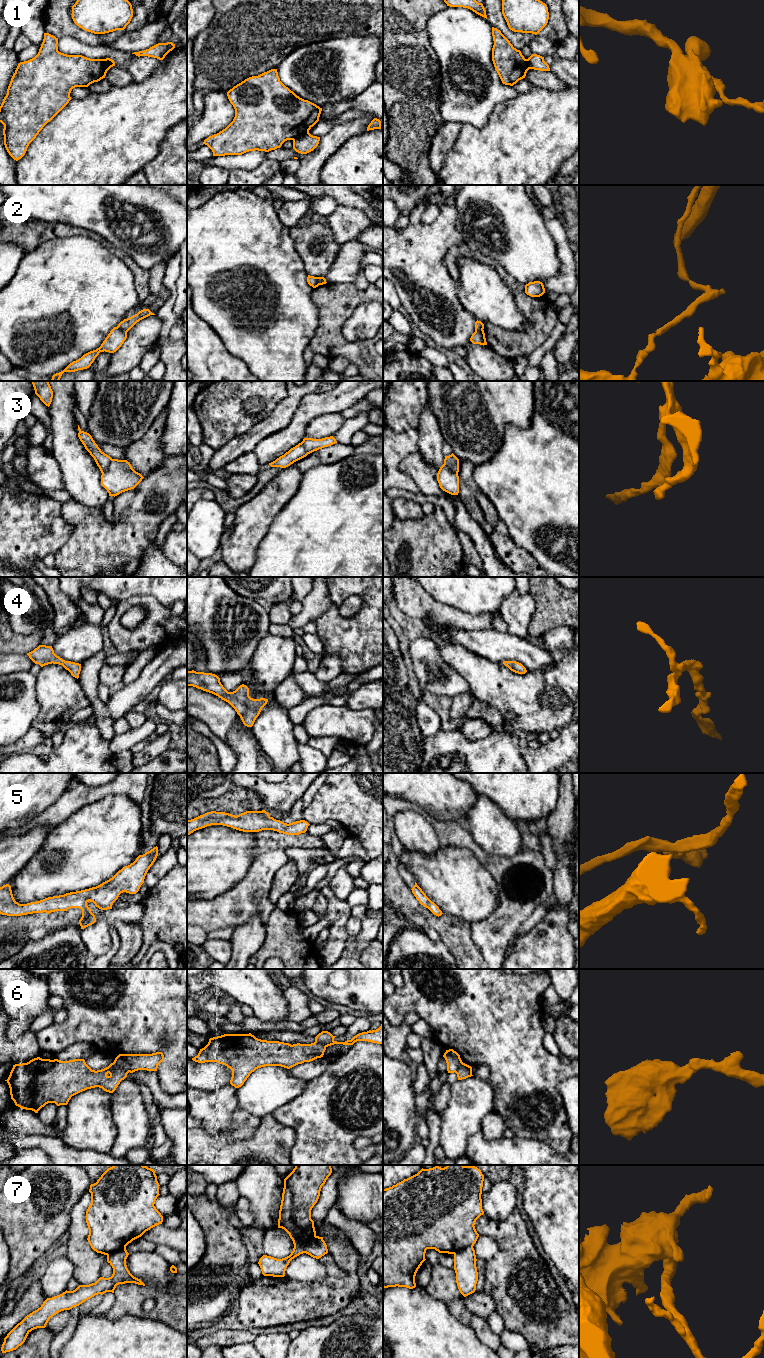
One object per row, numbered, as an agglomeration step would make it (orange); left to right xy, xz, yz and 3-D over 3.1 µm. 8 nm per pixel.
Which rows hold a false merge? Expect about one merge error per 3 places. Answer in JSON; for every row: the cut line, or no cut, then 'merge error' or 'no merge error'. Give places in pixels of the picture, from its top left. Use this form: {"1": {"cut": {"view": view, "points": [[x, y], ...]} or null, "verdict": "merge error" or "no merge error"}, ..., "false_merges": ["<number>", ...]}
{"1": {"cut": {"view": "xz", "points": [[308, 132], [293, 140]]}, "verdict": "merge error"}, "2": {"cut": {"view": "xy", "points": [[117, 326], [126, 333]]}, "verdict": "merge error"}, "3": {"cut": {"view": "yz", "points": [[444, 463], [457, 474]]}, "verdict": "merge error"}, "4": {"cut": null, "verdict": "no merge error"}, "5": {"cut": null, "verdict": "no merge error"}, "6": {"cut": {"view": "xy", "points": [[114, 1061], [128, 1072]]}, "verdict": "merge error"}, "7": {"cut": {"view": "yz", "points": [[472, 1245], [456, 1250], [453, 1253]]}, "verdict": "merge error"}, "false_merges": ["1", "2", "3", "6", "7"]}

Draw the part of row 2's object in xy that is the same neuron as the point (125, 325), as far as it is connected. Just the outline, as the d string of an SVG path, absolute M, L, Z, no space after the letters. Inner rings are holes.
M143 309L139 311L137 314L121 321L117 327L127 333L137 322L150 315L155 314L152 313L149 309Z

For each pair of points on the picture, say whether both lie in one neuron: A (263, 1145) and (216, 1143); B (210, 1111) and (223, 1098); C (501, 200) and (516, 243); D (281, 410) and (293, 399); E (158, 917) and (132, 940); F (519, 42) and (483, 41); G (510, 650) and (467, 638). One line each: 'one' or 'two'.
A: one
B: one
C: one
D: one
E: two
F: two
G: one

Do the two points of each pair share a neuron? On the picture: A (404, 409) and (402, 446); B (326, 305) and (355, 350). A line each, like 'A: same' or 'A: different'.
A: different
B: same

